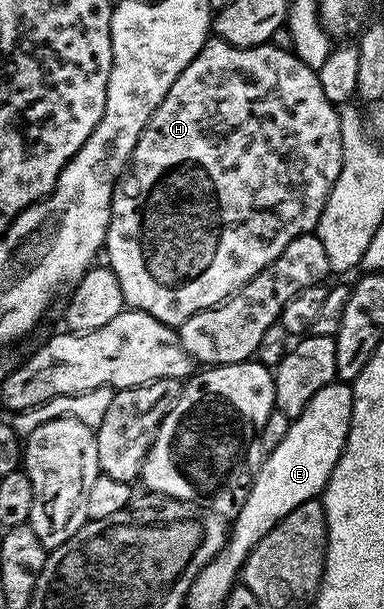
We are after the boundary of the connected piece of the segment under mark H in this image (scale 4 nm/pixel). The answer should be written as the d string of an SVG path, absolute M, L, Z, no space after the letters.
M217 37L207 38L198 56L179 73L172 85L172 89L168 89L164 101L160 101L160 105L152 113L148 125L144 125L144 129L136 141L136 149L132 149L126 170L122 172L121 177L118 178L117 185L114 186L112 201L110 202L110 224L108 225L106 246L104 248L104 255L110 258L107 259L109 267L114 270L116 277L120 277L120 293L124 293L124 301L127 308L148 313L152 317L156 317L156 321L164 321L168 326L176 329L184 321L188 321L188 317L192 317L209 307L215 307L217 303L223 303L231 295L236 294L245 283L252 281L252 277L256 277L256 273L260 273L260 269L264 269L272 261L276 261L276 257L280 257L280 253L284 253L284 249L288 249L288 244L296 241L296 237L311 234L317 228L320 221L320 213L328 201L332 185L336 185L336 177L340 177L340 169L342 168L342 142L340 141L340 121L338 120L340 111L335 104L328 101L328 97L324 97L324 89L320 89L317 71L308 69L308 65L304 65L304 61L300 61L294 56L293 50L287 49L285 46L283 46L284 48L274 46L273 42L269 42L262 43L258 47L237 47L236 45L228 45L223 39Z

